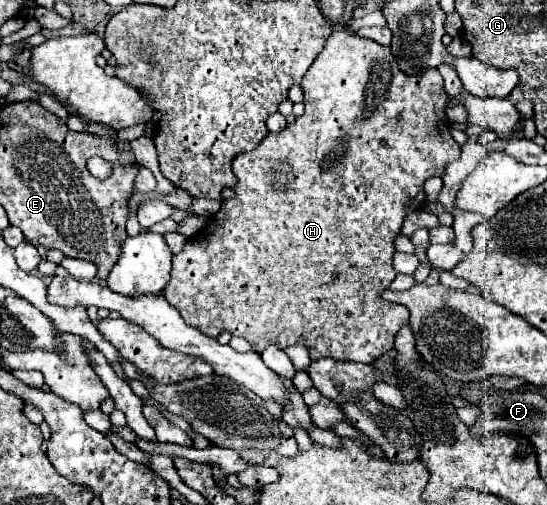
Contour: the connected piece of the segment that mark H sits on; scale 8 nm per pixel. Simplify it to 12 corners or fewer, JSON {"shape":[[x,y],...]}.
{"shape":[[334,29],[304,115],[162,293],[256,353],[372,363],[424,181],[438,69]]}

